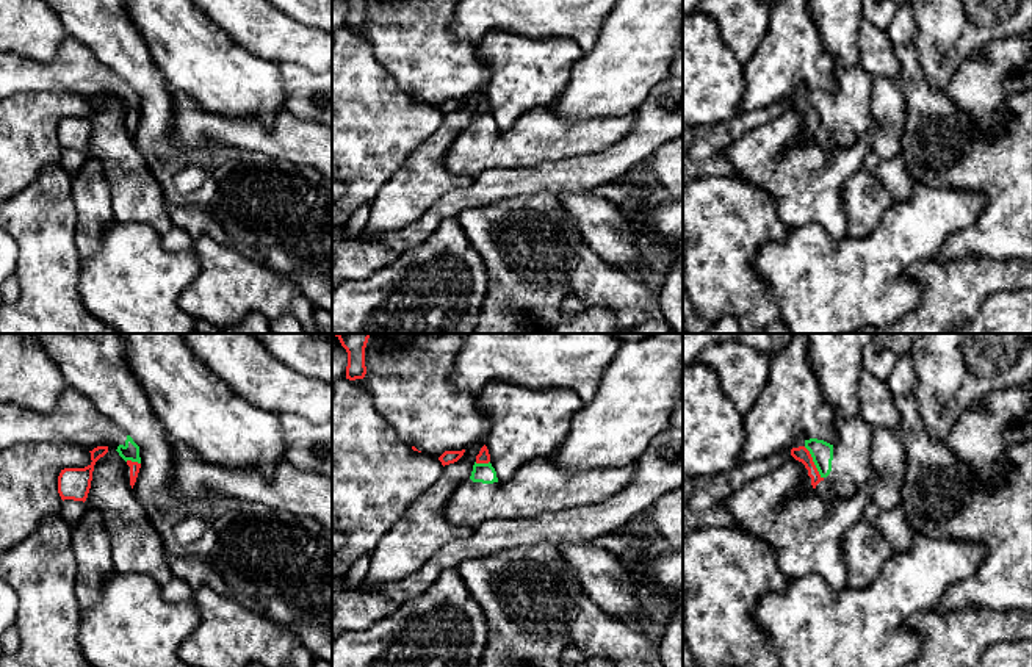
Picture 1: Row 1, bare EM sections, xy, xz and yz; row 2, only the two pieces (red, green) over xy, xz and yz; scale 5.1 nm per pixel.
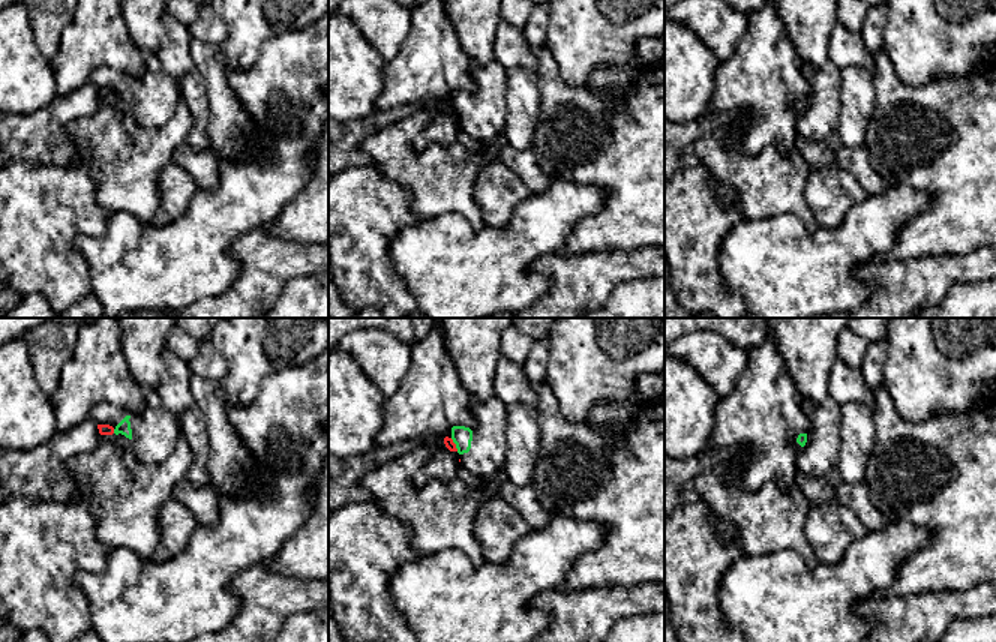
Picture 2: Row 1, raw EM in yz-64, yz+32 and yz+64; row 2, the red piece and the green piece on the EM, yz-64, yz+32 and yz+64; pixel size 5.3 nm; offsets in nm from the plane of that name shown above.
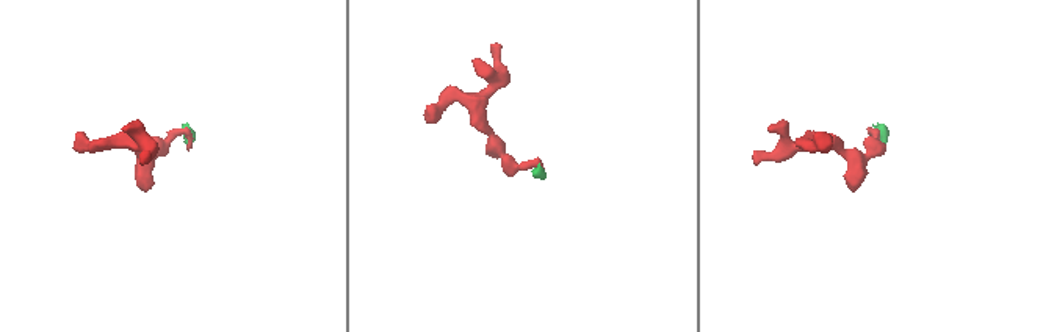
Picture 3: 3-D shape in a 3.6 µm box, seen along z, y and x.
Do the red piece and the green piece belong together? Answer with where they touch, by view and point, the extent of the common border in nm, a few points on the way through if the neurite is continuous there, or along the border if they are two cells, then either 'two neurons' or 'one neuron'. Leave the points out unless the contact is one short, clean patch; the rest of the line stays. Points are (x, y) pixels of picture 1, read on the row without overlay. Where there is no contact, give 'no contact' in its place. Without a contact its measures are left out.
meets red in yz at (813, 111); contact 190 nm long; border along yz (804, 96), (822, 127); two neurons

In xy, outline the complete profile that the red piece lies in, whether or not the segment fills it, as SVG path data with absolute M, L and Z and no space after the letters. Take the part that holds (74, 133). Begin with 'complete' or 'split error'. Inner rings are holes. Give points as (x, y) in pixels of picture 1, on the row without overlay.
complete; M97 96L91 102L91 113L85 117L64 117L58 125L61 149L86 150L96 111L108 102L108 96Z

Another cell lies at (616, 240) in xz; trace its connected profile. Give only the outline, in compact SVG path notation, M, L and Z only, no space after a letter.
M590 191L556 193L579 236L608 265L636 272L644 268L647 233L628 221L617 205Z

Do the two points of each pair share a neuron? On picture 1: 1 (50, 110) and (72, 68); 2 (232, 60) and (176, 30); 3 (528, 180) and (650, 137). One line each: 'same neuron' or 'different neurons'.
1: different neurons
2: same neuron
3: same neuron

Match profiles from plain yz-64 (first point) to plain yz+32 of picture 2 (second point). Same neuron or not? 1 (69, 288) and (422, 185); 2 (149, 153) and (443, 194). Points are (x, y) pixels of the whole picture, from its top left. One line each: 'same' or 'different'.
1: different
2: same

